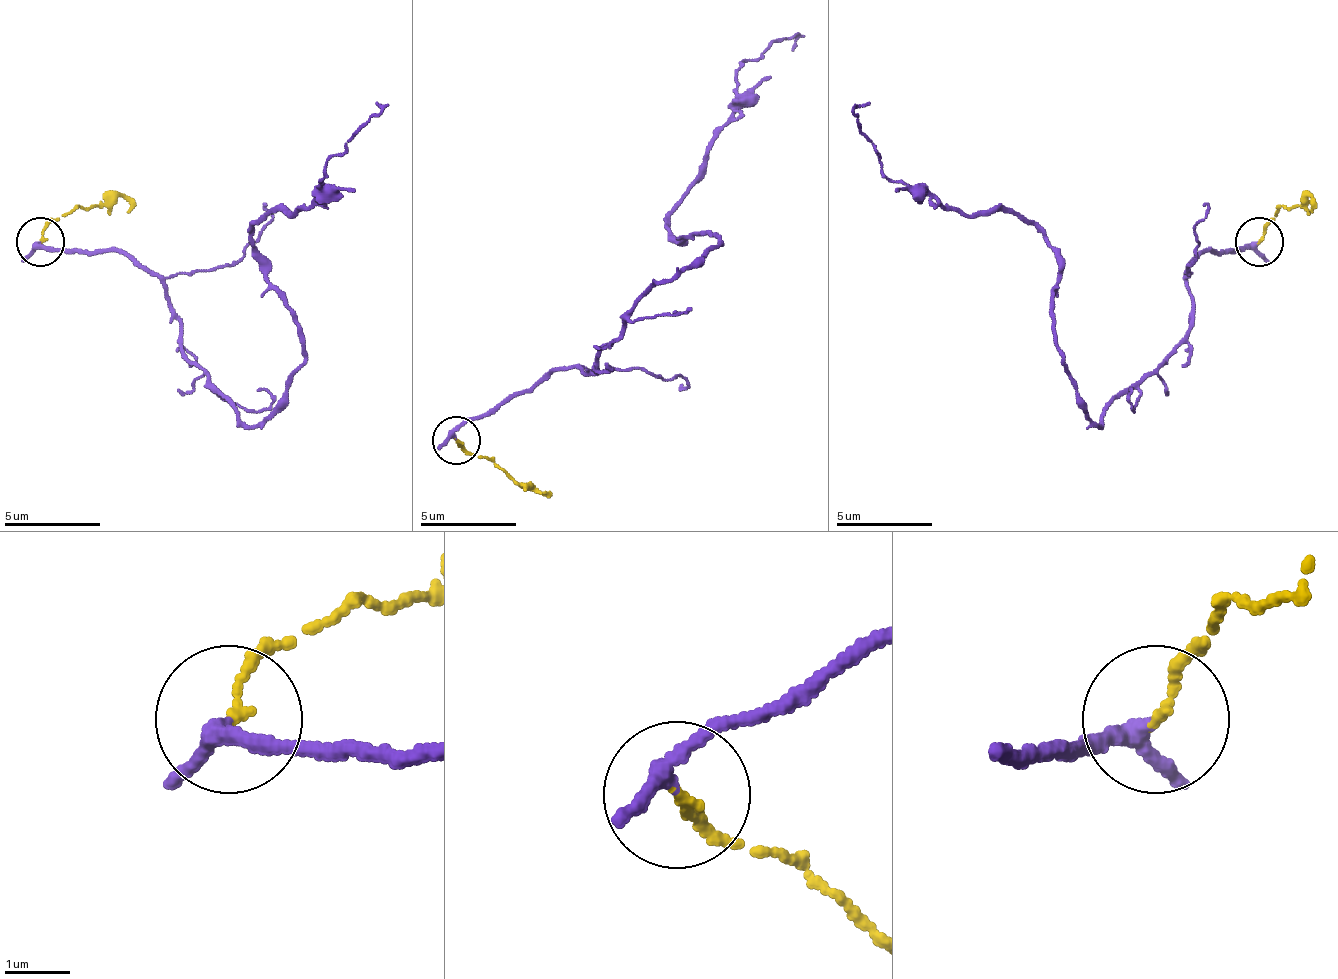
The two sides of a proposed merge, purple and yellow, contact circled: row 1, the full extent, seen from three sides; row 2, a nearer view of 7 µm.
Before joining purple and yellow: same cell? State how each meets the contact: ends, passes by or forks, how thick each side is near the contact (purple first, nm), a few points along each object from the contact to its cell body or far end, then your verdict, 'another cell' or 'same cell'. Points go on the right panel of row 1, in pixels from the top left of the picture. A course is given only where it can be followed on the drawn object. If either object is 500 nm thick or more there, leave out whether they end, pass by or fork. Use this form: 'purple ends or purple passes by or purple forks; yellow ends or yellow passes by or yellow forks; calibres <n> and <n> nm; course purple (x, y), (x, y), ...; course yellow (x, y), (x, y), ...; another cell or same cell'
purple passes by; yellow ends; calibres 200 and 140 nm; course purple (1260, 243), (1188, 267), (1188, 339), (1097, 425), (1058, 257), (1010, 209), (885, 175), (870, 103); course yellow (1260, 243), (1279, 209), (1308, 195), (1313, 214); same cell

